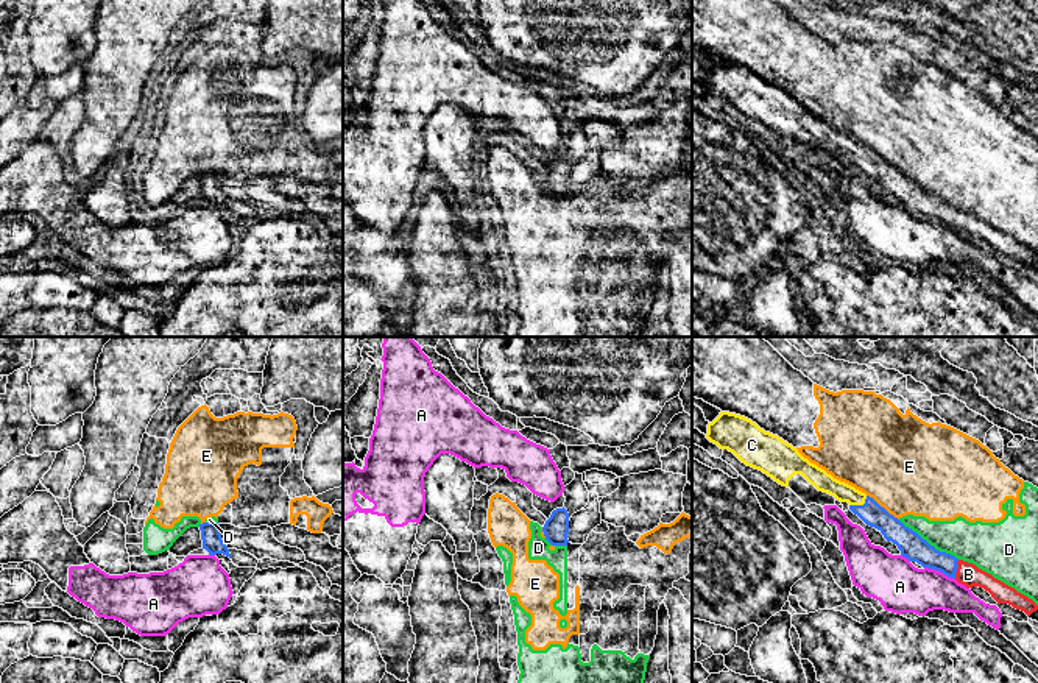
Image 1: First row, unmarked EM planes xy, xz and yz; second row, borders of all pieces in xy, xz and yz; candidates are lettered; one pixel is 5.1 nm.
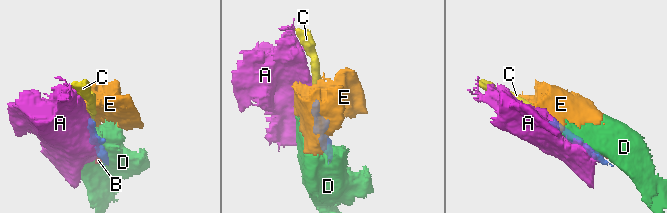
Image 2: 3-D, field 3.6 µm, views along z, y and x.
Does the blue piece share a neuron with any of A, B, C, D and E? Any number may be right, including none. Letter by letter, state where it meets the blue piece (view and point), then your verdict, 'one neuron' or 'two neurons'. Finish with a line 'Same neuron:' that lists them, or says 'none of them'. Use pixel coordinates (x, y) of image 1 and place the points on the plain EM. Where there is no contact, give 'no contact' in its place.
A: meets blue in yz at (940, 222); two neurons
B: meets blue in yz at (956, 220); one neuron
C: meets blue in yz at (859, 156); one neuron
D: meets blue in yz at (928, 194); two neurons
E: meets blue in yz at (882, 158); two neurons
Same neuron: B, C

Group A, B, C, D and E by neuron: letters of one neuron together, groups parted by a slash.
A / B C / D E

